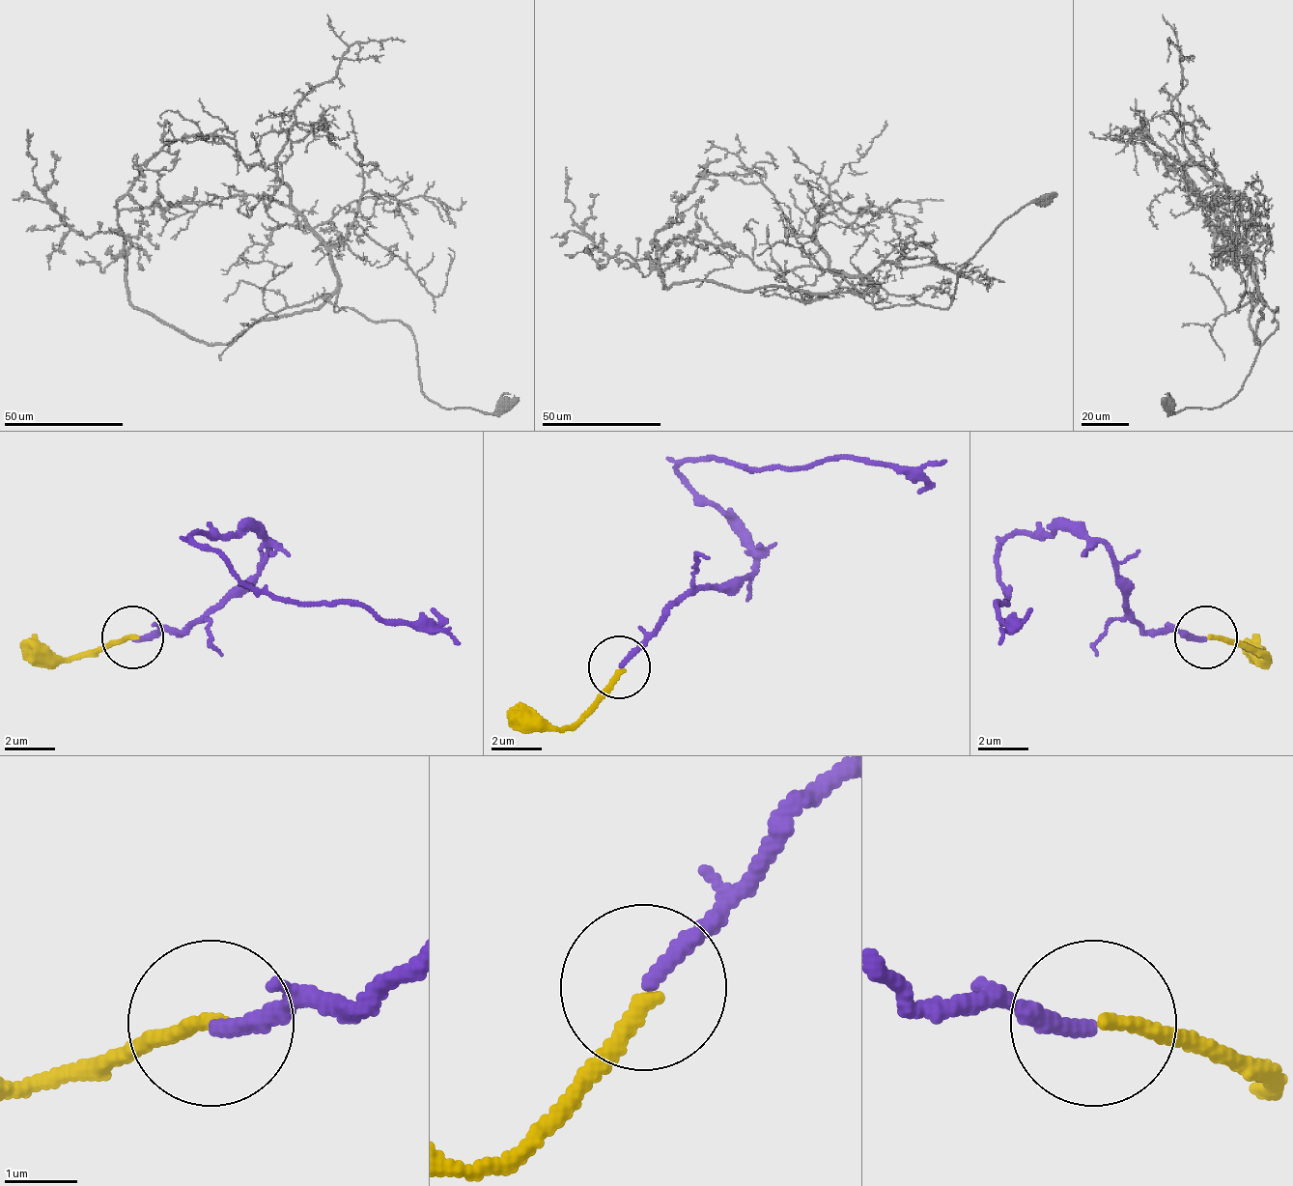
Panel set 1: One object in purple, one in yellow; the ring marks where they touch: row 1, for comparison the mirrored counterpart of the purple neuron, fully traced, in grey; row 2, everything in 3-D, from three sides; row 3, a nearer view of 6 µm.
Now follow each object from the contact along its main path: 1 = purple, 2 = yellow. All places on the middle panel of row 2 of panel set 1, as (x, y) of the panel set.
1: (617, 668), (680, 606), (755, 569), (743, 531), (680, 468), (948, 463)
2: (617, 668), (574, 724), (523, 731), (505, 712)

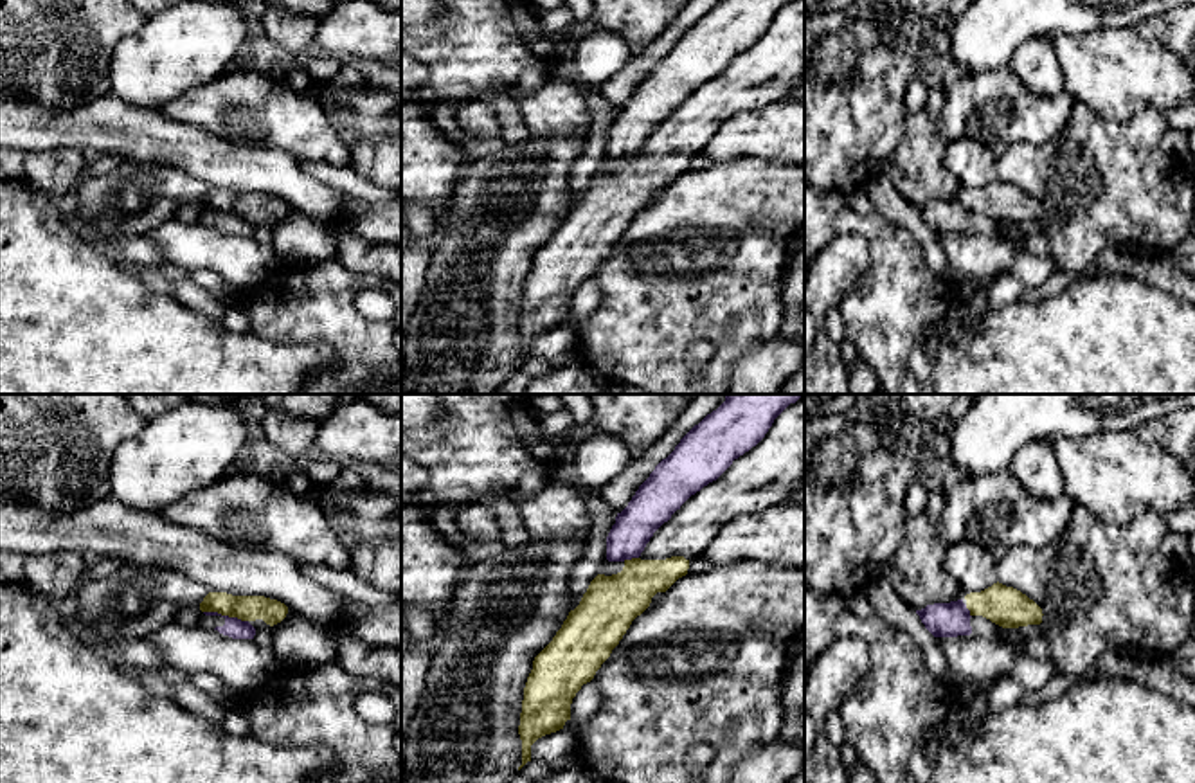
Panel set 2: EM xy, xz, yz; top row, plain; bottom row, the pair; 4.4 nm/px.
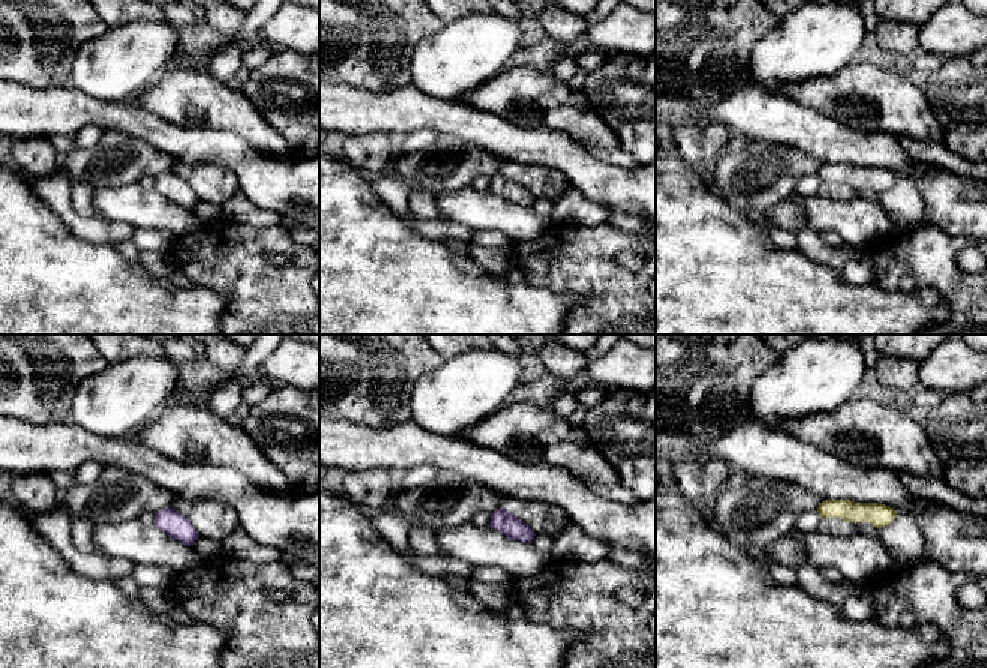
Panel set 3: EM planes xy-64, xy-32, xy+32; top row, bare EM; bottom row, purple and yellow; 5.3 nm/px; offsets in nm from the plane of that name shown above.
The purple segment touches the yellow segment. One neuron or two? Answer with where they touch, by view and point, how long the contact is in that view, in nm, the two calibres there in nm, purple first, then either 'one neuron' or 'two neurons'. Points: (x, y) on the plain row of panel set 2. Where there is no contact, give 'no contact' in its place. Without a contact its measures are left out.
meets purple in xy at (225, 213); contact 200 nm long; 90 nm thick on the purple side, 110 nm on the other; two neurons

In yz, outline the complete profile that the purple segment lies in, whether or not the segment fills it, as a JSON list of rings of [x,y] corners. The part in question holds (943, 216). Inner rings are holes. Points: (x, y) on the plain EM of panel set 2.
[[[963,196],[927,202],[916,207],[925,225],[934,234],[977,232],[984,236],[1008,238],[1017,248],[1026,250],[1026,236],[1006,227],[983,212],[972,212]]]

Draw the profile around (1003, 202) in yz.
[[[1002,180],[963,194],[970,212],[983,212],[1002,225],[1019,225],[1042,220],[1042,205],[1026,191]]]

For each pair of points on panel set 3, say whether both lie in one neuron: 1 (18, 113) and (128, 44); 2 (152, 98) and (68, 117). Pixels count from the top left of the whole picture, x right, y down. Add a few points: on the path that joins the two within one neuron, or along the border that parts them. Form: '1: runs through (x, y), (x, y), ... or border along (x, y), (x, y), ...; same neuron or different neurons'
1: border along (71, 84), (104, 101); different neurons
2: border along (131, 99), (167, 119); different neurons

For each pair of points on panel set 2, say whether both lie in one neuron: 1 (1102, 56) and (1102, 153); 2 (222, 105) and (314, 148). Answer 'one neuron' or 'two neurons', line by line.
1: two neurons
2: one neuron

